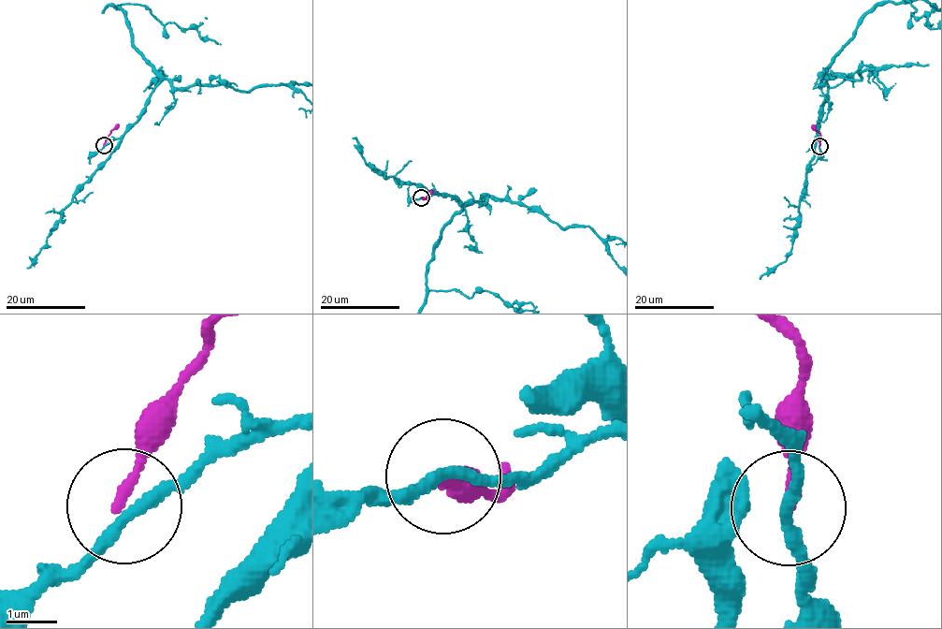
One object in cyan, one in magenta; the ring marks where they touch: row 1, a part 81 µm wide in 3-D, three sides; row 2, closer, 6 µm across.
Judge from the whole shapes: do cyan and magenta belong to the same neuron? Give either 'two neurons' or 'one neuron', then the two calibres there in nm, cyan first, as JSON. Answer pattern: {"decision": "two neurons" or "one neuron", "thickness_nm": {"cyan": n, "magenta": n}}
{"decision": "two neurons", "thickness_nm": {"cyan": 240, "magenta": 200}}

